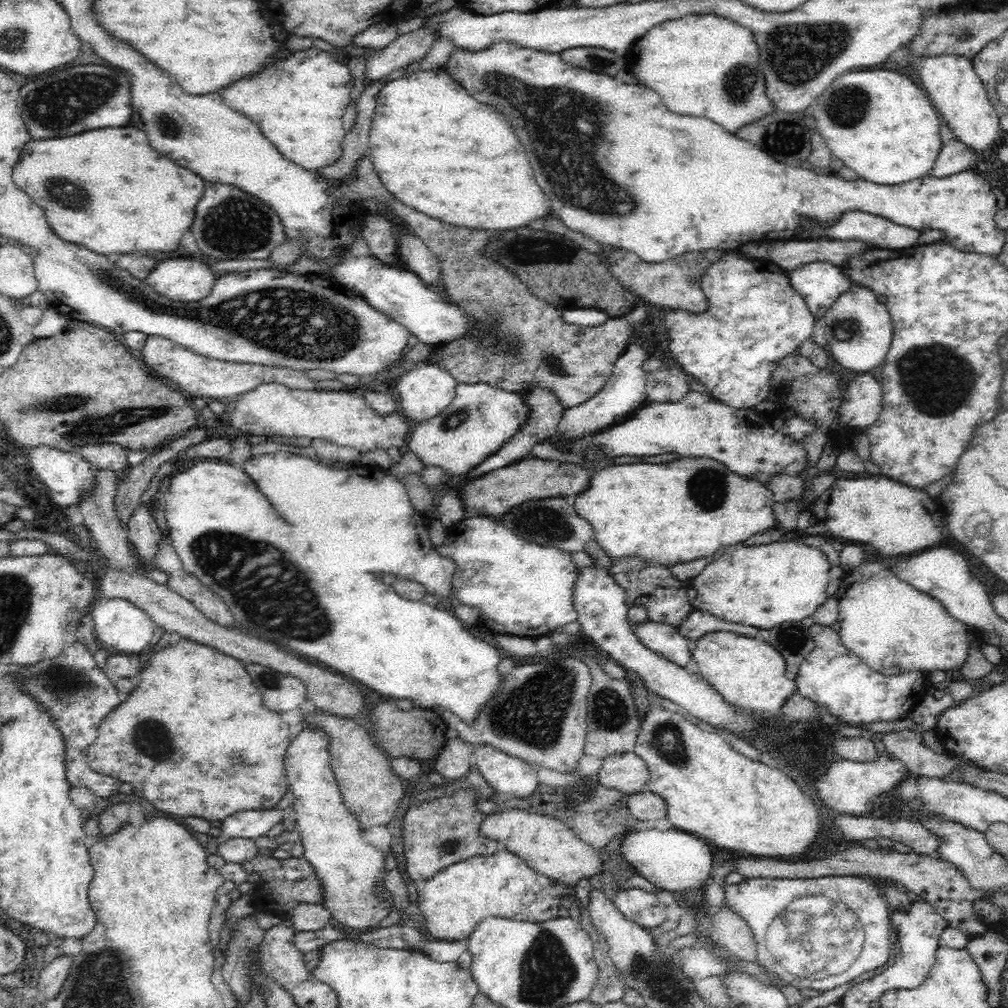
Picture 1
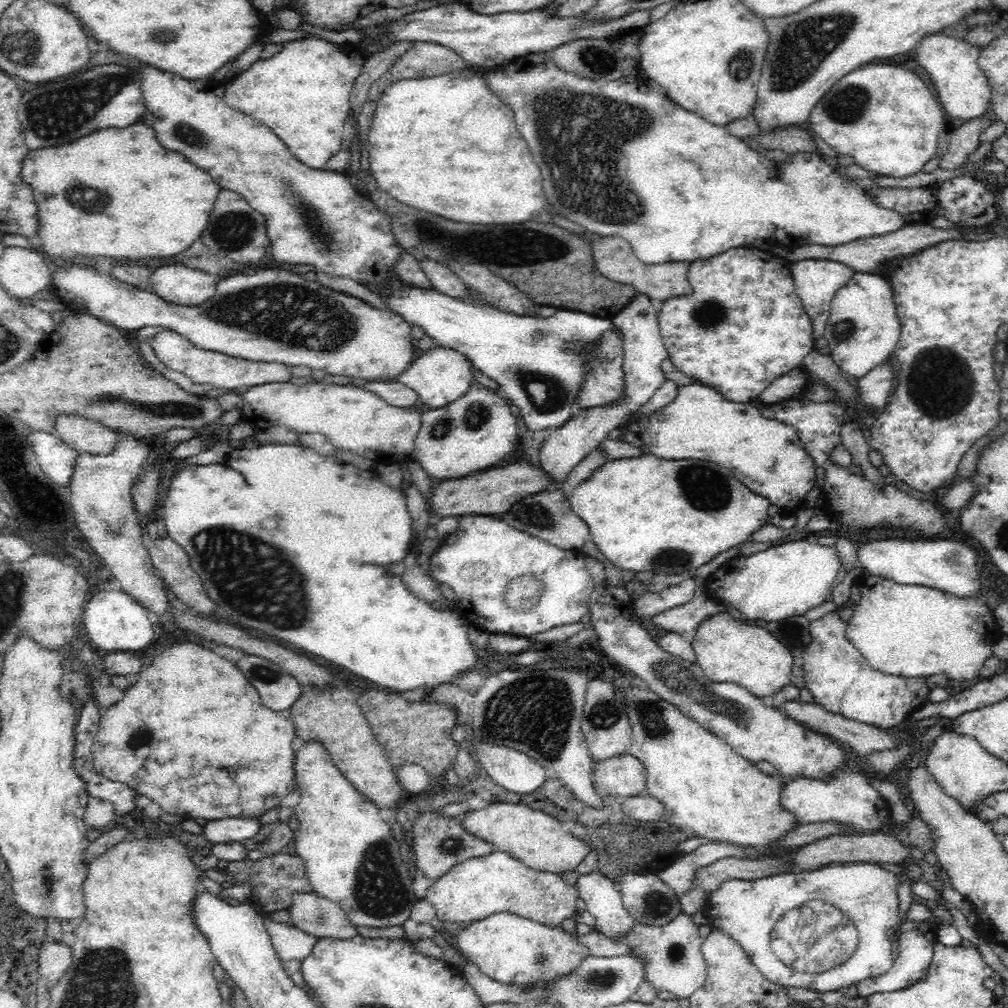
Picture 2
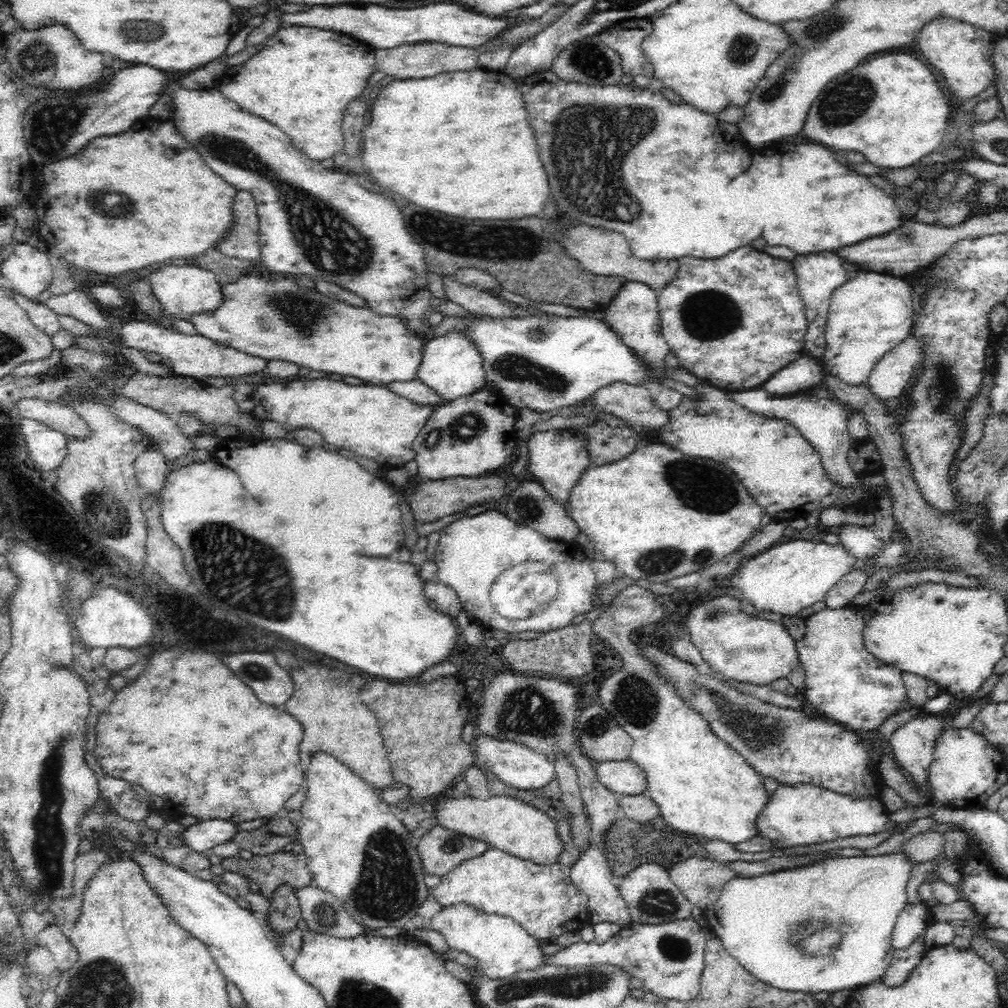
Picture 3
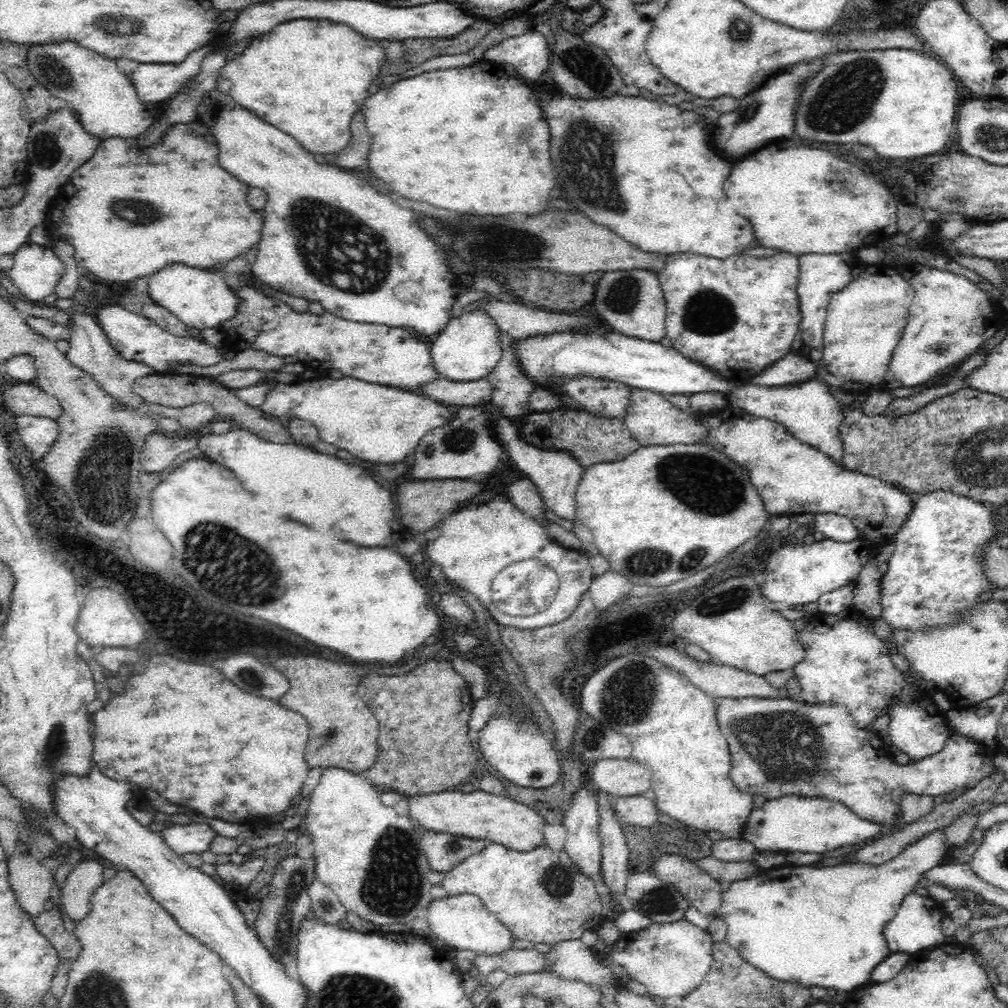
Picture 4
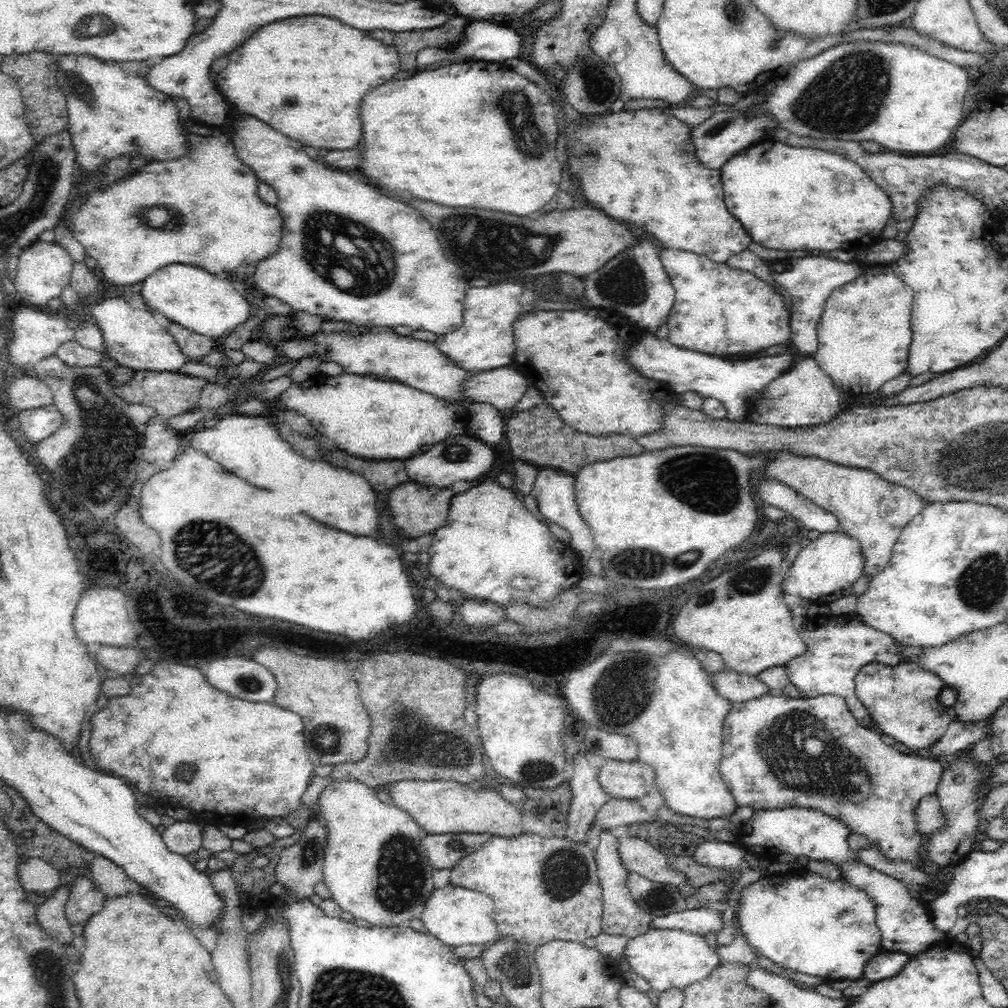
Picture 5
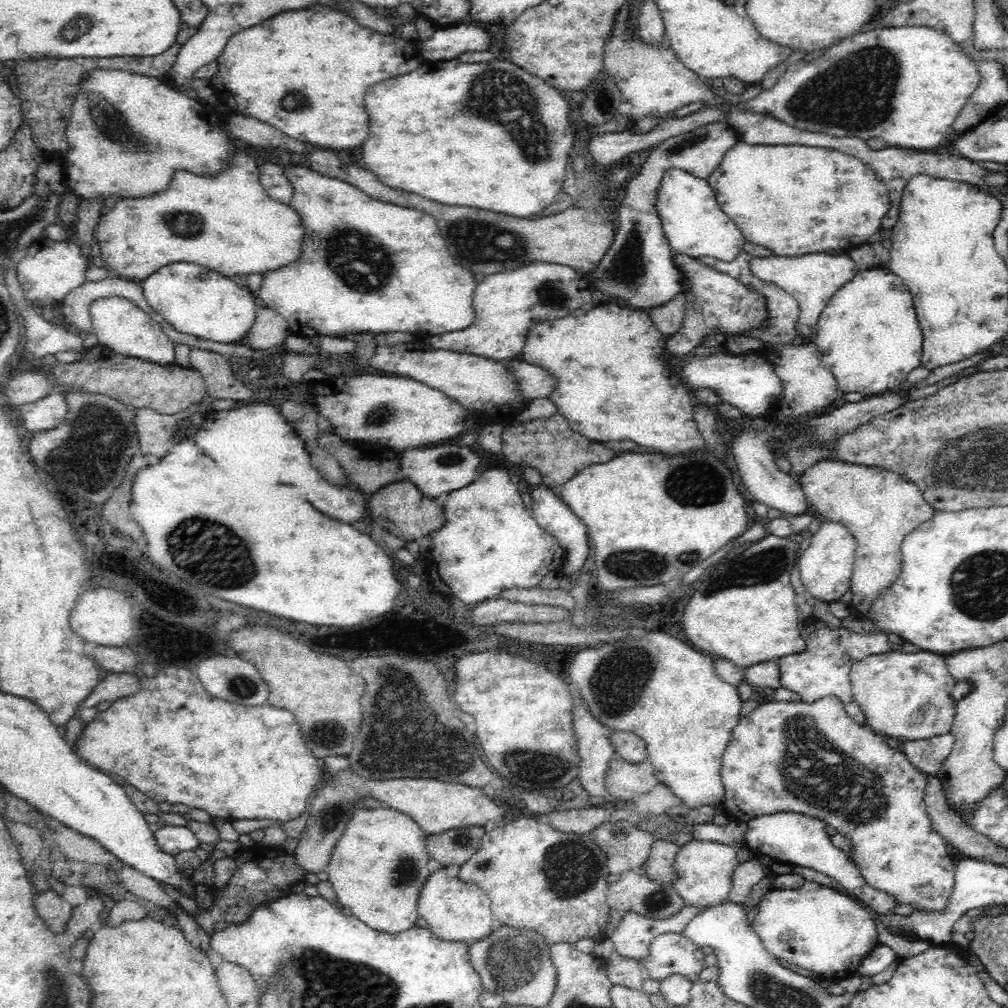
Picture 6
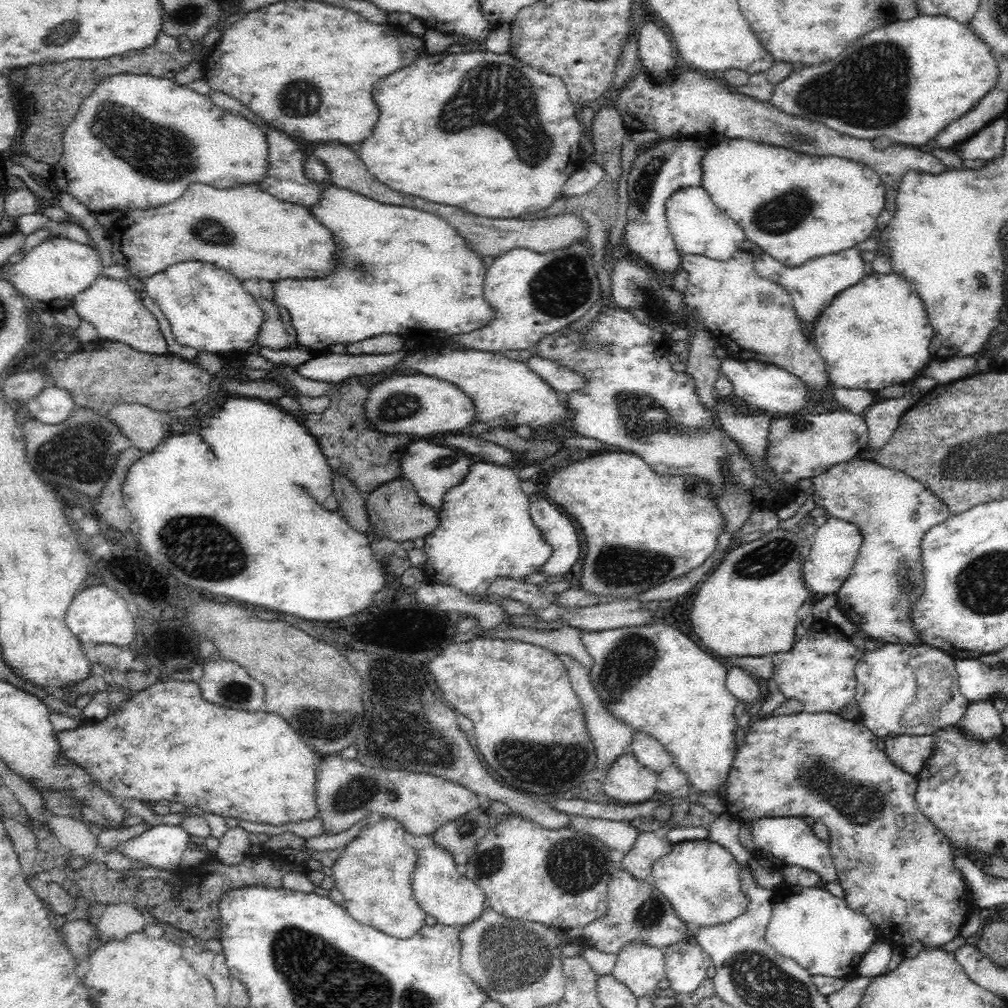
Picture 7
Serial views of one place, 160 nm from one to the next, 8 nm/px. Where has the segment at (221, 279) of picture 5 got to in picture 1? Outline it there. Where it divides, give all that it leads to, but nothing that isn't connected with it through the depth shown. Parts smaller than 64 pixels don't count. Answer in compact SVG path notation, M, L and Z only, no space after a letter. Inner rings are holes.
M166 260L153 268L144 281L170 300L194 302L206 298L217 279L210 266L196 260Z

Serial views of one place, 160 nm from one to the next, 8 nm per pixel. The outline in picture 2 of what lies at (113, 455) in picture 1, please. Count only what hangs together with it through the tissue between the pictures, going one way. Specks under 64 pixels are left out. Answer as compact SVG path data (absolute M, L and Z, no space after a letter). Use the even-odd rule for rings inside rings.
M58 412L54 416L54 434L78 452L110 454L119 434L99 422Z

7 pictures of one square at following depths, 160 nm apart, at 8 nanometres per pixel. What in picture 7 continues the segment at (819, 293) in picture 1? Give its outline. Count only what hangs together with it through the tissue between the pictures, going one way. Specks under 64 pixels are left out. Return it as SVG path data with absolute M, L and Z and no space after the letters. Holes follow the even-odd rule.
M856 247L842 250L838 254L813 258L797 267L787 267L768 254L761 253L756 254L754 268L760 276L781 284L788 291L795 313L800 320L812 322L818 318L824 307L843 290L858 284L865 277L865 262L861 256L862 251Z

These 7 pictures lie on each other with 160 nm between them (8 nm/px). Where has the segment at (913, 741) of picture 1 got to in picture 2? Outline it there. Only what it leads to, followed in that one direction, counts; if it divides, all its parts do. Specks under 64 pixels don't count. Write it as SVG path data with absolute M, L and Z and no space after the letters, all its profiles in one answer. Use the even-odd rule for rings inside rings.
M786 700L785 713L799 722L800 724L810 728L816 733L829 736L836 742L840 741L846 743L852 747L852 750L856 750L856 754L862 760L868 764L869 756L875 752L882 752L884 750L892 750L896 744L892 740L892 736L886 734L886 732L880 732L878 728L867 725L863 722L851 721L849 718L844 718L839 714L832 714L828 712L823 706L816 703L808 703L798 700Z

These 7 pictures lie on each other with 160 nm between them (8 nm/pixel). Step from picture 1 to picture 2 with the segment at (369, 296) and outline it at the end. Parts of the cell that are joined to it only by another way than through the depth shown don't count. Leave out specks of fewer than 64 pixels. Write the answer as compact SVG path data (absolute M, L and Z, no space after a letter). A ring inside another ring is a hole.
M392 281L382 290L382 300L399 314L406 322L422 326L434 346L449 346L466 355L474 368L484 376L492 379L502 392L506 402L519 408L521 418L528 430L544 430L544 428L558 428L572 416L572 406L577 403L579 394L584 388L585 376L589 373L589 362L597 359L595 348L601 341L602 335L612 328L611 319L594 318L590 314L558 310L548 318L542 316L528 316L512 314L498 310L489 305L467 304L465 301L440 294L435 289L426 290L416 288L403 281ZM542 332L544 338L537 340L532 334Z

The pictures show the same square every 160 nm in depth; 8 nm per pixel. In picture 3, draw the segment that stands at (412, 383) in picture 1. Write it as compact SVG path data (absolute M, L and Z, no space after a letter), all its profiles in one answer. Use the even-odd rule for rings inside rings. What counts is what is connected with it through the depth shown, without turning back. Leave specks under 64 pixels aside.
M456 328L440 336L433 336L423 348L423 357L418 367L417 378L430 389L434 389L445 402L458 397L478 393L486 386L483 358L477 346L467 337L463 329Z

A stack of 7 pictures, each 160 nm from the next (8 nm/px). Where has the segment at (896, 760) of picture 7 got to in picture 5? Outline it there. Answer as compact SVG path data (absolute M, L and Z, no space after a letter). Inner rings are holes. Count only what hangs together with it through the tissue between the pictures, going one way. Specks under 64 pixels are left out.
M953 719L945 734L938 741L932 742L928 746L929 757L933 759L940 756L954 756L956 752L968 748L970 744L982 740L991 728L990 721L980 721L980 724L961 724L960 721Z

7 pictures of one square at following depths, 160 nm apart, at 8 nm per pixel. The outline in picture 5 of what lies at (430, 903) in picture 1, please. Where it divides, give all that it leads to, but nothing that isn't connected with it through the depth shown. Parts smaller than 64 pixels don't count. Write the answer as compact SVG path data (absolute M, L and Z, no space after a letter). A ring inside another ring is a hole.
M532 832L518 834L515 836L502 836L501 834L492 835L484 844L472 854L468 853L462 860L451 869L450 883L454 886L466 887L470 890L476 890L487 894L493 902L493 917L497 922L497 932L499 936L508 936L522 940L523 942L530 942L536 948L552 942L553 940L565 940L572 942L583 943L585 938L596 938L603 933L602 915L603 906L603 888L598 877L597 862L595 857L595 847L591 842L574 842L568 837L548 836L544 837Z

